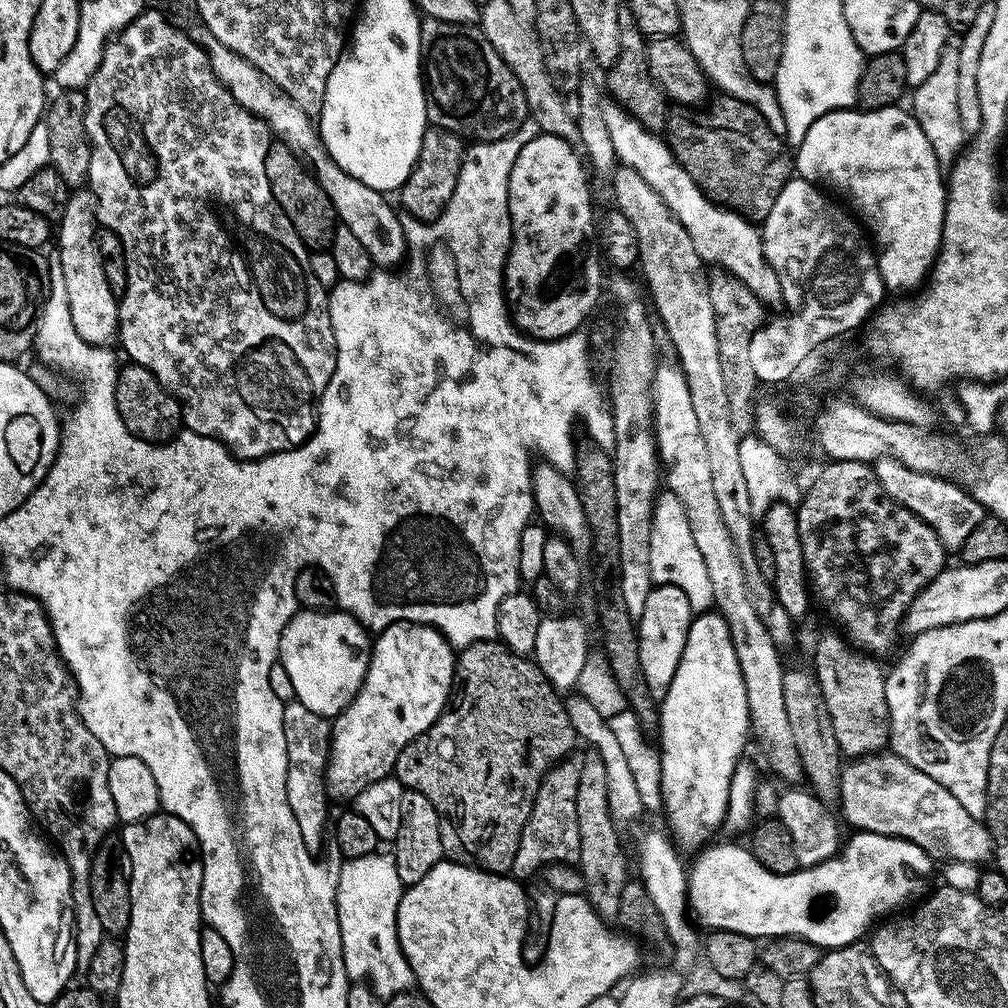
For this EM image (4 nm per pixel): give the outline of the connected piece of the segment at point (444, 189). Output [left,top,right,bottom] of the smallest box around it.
[398,126,465,222]

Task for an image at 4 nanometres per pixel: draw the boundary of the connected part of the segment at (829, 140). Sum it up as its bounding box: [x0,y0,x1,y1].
[806,108,946,272]

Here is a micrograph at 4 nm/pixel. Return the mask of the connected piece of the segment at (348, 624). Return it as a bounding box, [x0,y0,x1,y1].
[278,610,373,718]

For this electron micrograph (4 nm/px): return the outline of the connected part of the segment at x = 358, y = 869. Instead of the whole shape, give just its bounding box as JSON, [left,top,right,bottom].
[336,852,404,948]

